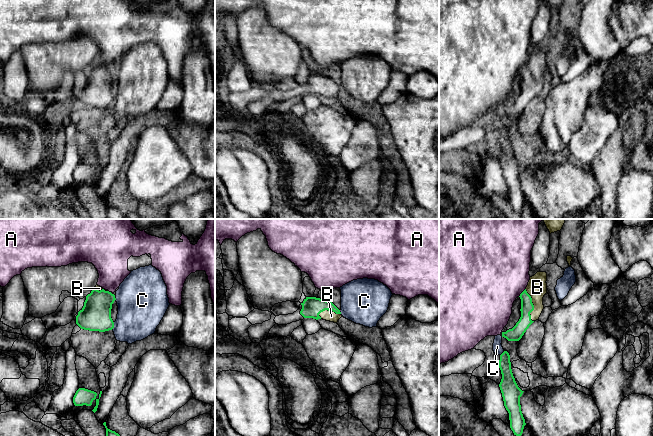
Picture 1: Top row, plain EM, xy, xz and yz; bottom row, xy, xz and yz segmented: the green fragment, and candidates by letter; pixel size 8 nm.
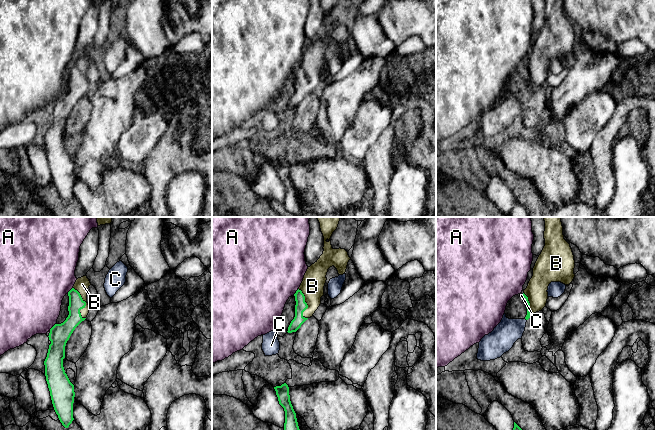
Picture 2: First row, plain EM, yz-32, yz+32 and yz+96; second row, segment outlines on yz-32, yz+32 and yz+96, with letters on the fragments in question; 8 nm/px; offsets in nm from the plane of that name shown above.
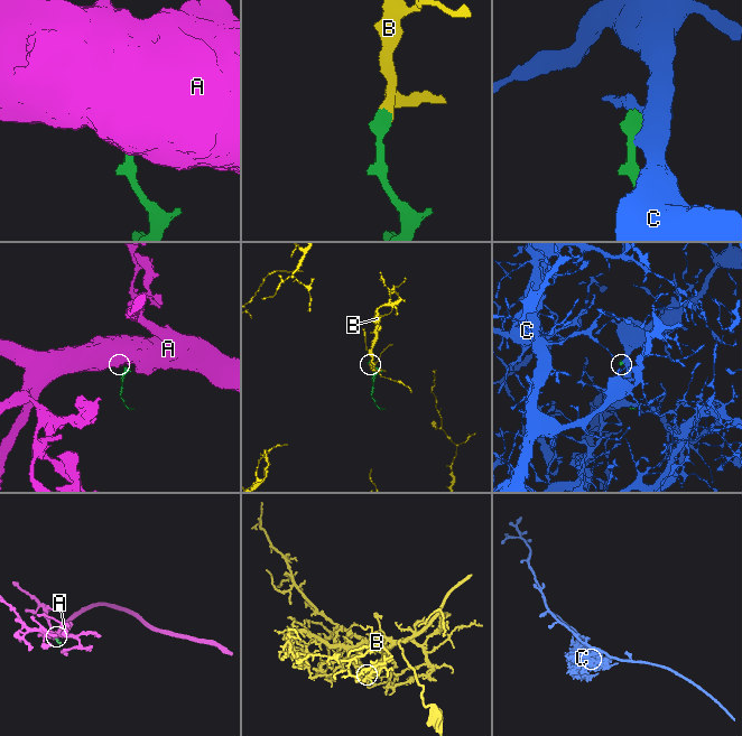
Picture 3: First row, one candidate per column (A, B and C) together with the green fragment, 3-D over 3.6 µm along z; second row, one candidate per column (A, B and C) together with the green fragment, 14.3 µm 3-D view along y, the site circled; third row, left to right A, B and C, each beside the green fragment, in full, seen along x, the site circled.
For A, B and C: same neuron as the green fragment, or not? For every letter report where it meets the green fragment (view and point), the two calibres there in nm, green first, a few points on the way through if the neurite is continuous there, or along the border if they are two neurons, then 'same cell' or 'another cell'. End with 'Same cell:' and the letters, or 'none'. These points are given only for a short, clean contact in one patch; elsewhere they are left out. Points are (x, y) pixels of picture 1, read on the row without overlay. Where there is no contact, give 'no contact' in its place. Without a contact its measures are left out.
A: yz (522, 68) | 100/500 nm | another cell
B: yz (533, 81) | 100/160 nm | across yz (527, 83), (533, 81), (533, 70), (537, 63) | same cell
C: xy (113, 101) | 240/360 nm | another cell
Same cell: B

